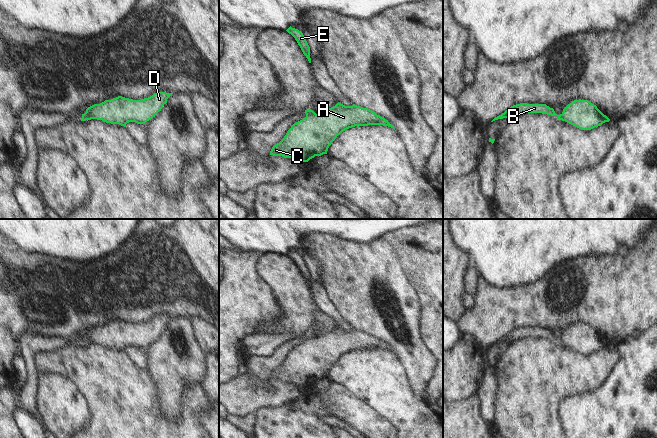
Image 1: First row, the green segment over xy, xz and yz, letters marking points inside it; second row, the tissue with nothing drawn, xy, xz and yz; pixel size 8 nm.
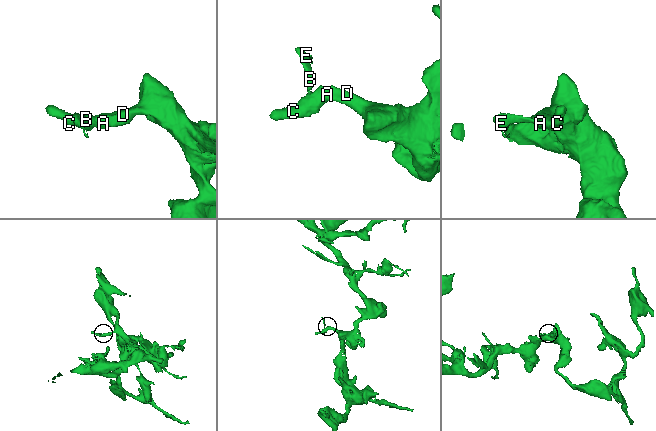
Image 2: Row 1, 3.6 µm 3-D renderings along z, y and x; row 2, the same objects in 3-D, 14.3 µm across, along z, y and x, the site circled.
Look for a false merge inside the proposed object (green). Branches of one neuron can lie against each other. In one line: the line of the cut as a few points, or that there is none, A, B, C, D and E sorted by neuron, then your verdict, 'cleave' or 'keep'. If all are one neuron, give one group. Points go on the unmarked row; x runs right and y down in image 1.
yz (561, 338), (564, 344) | A C D / B E | cleave

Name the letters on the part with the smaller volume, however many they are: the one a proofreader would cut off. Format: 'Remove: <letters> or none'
Remove: B, E

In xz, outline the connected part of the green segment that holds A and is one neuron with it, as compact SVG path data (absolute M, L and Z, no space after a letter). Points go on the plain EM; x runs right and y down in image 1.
M338 326L294 347L284 362L272 371L270 379L308 386L315 380L327 378L329 370L343 355L368 349L383 349L395 354L384 341L368 332L355 328L345 330Z

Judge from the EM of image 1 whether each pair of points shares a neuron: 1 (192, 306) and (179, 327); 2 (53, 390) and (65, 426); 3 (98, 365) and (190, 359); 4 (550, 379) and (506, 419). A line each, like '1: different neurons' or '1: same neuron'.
1: different neurons
2: same neuron
3: different neurons
4: same neuron

